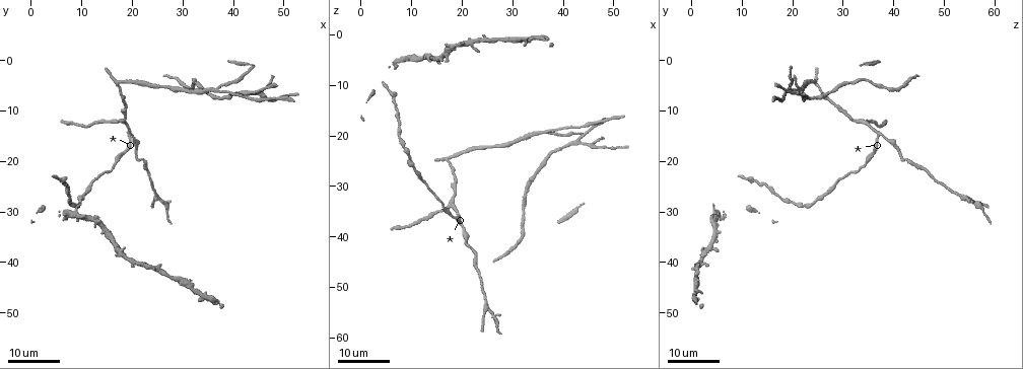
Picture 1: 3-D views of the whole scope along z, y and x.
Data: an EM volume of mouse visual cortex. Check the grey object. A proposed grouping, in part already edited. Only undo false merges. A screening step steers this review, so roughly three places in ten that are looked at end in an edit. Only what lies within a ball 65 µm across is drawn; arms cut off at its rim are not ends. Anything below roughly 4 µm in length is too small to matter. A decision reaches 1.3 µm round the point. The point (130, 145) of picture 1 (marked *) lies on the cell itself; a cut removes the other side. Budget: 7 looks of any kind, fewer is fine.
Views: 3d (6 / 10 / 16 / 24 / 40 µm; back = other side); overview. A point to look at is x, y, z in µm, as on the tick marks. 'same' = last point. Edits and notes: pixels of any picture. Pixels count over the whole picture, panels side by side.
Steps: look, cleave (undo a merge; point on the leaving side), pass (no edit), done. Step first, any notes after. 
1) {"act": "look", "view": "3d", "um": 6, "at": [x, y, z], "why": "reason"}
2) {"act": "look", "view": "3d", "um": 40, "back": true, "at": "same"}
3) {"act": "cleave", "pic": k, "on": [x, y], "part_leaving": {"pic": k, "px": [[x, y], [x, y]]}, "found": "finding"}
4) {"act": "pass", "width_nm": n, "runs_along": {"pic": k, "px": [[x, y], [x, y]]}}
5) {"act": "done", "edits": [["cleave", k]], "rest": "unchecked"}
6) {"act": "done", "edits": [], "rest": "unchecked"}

{"act": "look", "view": "3d", "um": 16, "at": [19.5, 14.5, 37.5], "why": "three arms meet"}

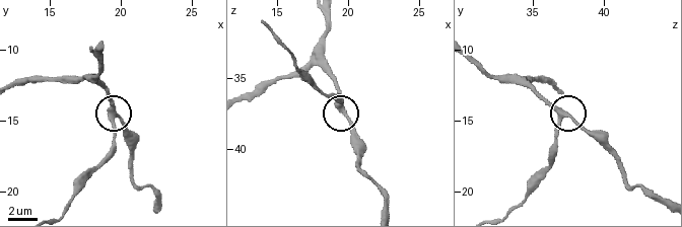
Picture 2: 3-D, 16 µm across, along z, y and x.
{"act": "look", "view": "3d", "um": 10, "at": [19.6, 14.6, 37.2]}

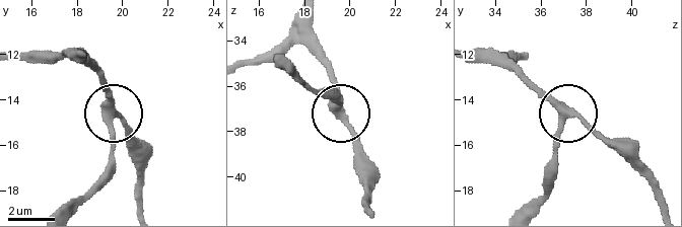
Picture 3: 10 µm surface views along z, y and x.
{"act": "pass", "side_arm_um": 33, "runs_along": {"pic": 3, "px": [[557, 160], [557, 133], [569, 118], [608, 143]]}, "found": "one cell here"}

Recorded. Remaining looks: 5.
{"act": "look", "view": "3d", "um": 24, "at": [25.5, 27.0, 54.5], "why": "thin arm on a thick one"}

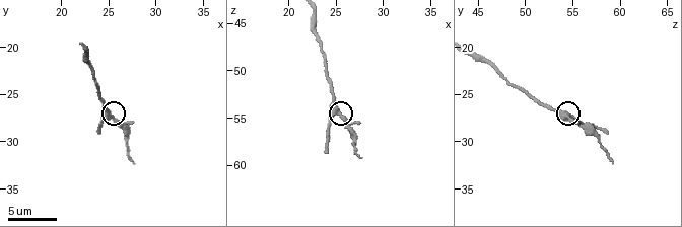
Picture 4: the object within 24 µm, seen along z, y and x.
{"act": "look", "view": "3d", "um": 6, "at": [25.0, 27.6, 54.4]}

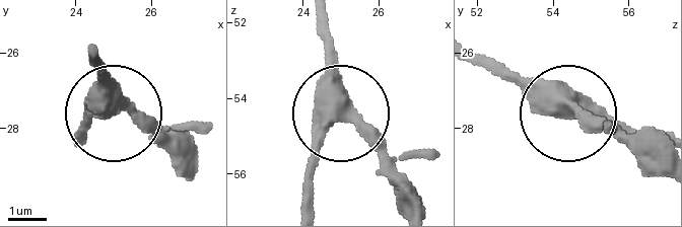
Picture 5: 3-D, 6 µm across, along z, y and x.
{"act": "pass", "arms": 3, "runs_along": {"pic": 5, "px": [[320, 16], [339, 112], [303, 187]]}, "found": "all the same cell"}

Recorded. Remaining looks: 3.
{"act": "look", "view": "3d", "um": 24, "at": [37.0, 6.0, 19.5], "why": "arms part here"}

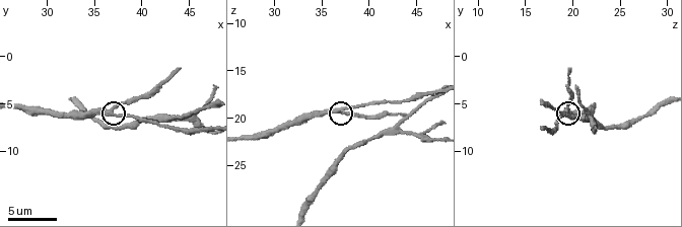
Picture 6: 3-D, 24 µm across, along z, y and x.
{"act": "look", "view": "3d", "um": 6, "at": [36.6, 5.8, 19.4]}

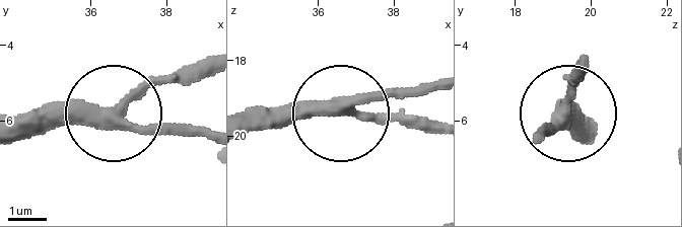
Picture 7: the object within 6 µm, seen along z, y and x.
{"act": "pass", "arms": 3, "runs_along": {"pic": 7, "px": [[21, 122], [119, 108], [183, 66]]}, "found": "one cell here"}

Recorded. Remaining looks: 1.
{"act": "done", "edits": [], "rest": "unchecked"}

